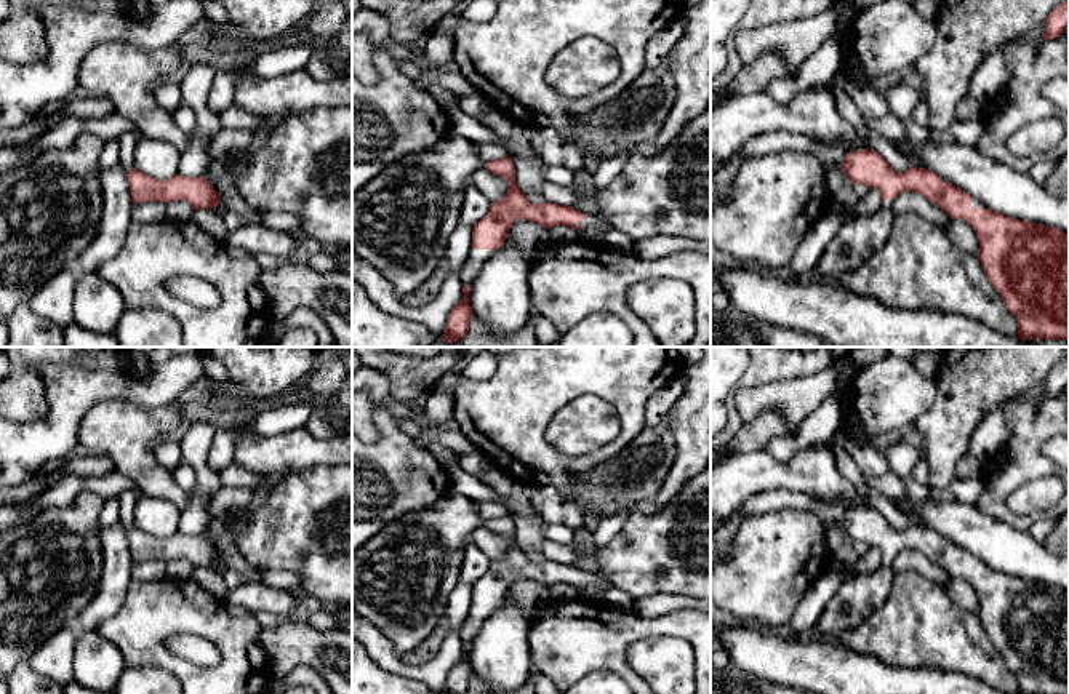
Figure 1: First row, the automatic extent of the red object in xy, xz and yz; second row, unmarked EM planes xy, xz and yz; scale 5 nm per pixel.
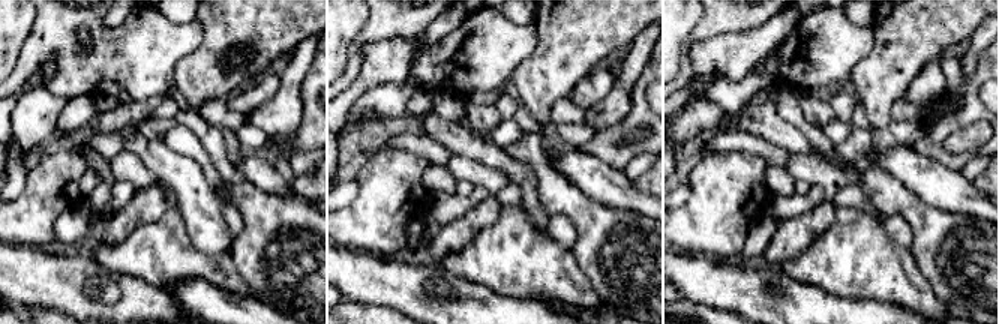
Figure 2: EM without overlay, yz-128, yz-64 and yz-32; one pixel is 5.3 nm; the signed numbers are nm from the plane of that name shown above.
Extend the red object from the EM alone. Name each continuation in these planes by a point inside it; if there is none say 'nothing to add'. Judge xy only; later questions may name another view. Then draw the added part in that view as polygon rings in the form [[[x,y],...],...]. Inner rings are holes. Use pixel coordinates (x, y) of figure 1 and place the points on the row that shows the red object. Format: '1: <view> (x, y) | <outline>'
1: xy (128, 141) | [[[128,131],[120,138],[120,163],[126,173],[134,168],[134,150],[139,142],[136,133]]]

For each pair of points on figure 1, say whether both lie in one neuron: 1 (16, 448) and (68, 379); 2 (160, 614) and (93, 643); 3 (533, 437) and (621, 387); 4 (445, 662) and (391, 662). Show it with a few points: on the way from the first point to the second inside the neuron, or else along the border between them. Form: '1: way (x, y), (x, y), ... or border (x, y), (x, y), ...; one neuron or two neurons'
1: way (37, 440), (66, 411), (68, 400); one neuron
2: border (96, 630), (119, 651), (125, 666); two neurons
3: way (541, 411), (568, 384), (596, 384); one neuron
4: way (432, 670), (404, 669); one neuron

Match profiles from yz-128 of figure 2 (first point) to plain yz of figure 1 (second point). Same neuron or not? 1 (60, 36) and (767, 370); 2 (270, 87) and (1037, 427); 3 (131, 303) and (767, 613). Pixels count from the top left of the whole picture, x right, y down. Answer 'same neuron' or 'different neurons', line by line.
1: same neuron
2: different neurons
3: different neurons

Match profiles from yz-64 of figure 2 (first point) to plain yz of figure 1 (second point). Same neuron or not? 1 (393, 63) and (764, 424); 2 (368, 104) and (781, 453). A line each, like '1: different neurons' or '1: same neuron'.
1: different neurons
2: same neuron

